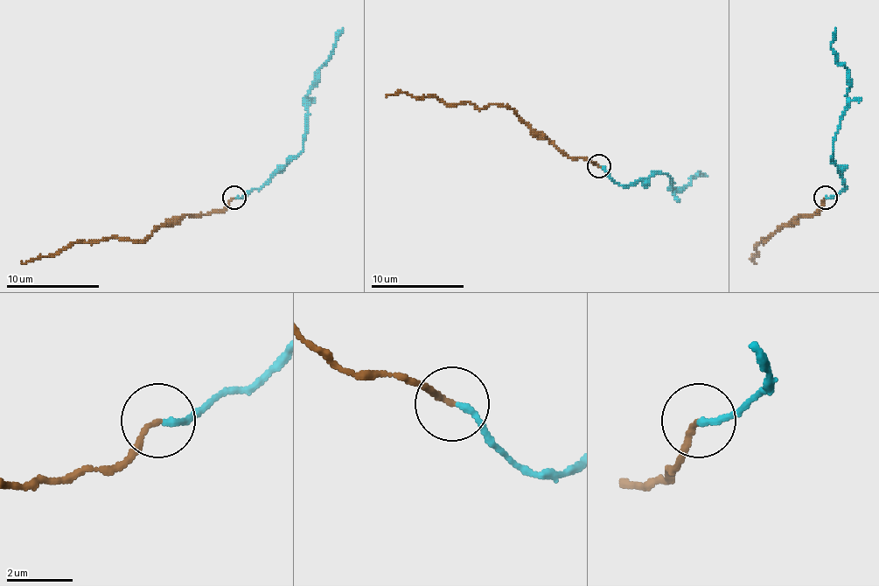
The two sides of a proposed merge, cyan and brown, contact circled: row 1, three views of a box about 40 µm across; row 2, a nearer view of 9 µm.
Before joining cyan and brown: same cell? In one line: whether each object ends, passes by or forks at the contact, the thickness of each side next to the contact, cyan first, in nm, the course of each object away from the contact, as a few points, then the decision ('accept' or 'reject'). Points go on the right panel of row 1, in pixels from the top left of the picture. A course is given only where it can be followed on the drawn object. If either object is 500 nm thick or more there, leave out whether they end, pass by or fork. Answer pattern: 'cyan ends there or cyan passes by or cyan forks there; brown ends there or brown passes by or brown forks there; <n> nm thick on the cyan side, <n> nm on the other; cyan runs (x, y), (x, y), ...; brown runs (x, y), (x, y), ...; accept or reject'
cyan ends there; brown ends there; 180 nm thick on the cyan side, 150 nm on the other; cyan runs (826, 198), (833, 198), (845, 189), (833, 149), (849, 87), (849, 73), (831, 46), (835, 28); brown runs (826, 198), (817, 214), (793, 217), (763, 240), (768, 238), (761, 240), (751, 259), (754, 261); reject

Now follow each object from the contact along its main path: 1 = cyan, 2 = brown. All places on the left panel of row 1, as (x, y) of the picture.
1: (235, 198), (242, 198), (252, 189), (261, 189), (303, 149), (305, 95), (317, 73), (336, 46), (343, 28)
2: (233, 198), (217, 212), (172, 217), (143, 240), (112, 238), (75, 242), (70, 247), (40, 259), (21, 261)

